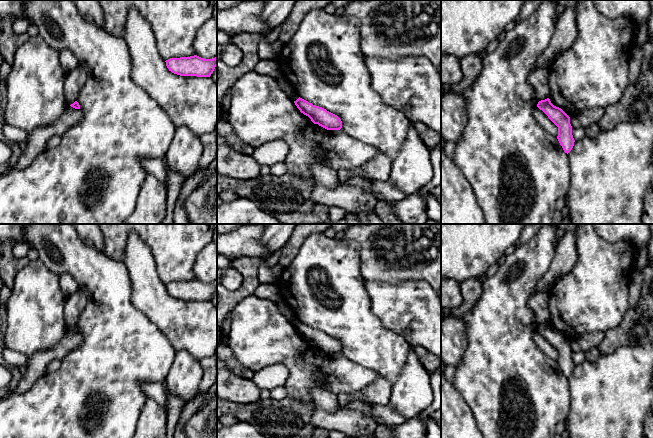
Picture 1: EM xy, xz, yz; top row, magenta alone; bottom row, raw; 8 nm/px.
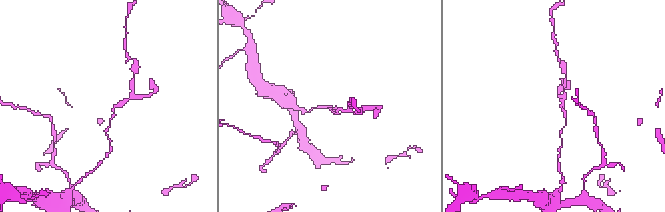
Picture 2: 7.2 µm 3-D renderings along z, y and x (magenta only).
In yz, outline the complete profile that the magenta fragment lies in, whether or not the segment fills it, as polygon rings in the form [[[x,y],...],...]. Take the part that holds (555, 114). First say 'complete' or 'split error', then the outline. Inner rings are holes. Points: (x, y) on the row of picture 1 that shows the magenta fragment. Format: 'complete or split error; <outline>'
complete; [[[550,99],[541,100],[537,107],[558,127],[557,139],[565,153],[569,153],[574,146],[570,117],[559,107],[554,106]]]

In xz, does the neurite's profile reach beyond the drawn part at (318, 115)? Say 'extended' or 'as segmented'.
as segmented

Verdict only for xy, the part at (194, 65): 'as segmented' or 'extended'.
as segmented

